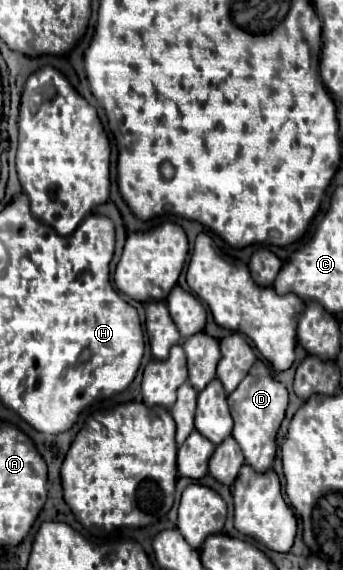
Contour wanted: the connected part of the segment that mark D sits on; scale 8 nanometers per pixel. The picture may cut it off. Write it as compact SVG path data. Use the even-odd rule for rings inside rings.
M255 362L249 374L239 384L239 388L233 394L229 394L227 400L229 400L229 412L235 420L233 438L241 446L245 462L255 472L269 470L275 460L275 452L277 452L277 432L285 418L285 410L289 404L287 388L271 376L269 368L263 362Z

